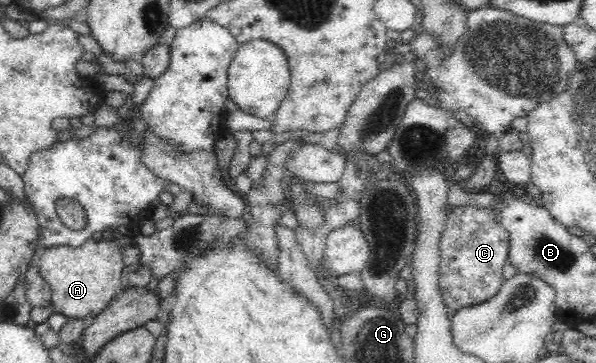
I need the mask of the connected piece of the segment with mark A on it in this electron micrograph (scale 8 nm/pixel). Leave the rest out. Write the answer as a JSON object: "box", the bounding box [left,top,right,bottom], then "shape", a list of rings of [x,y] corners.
{"box":[39,238,123,322],"shape":[[[91,238],[77,248],[69,246],[45,247],[39,252],[39,275],[52,290],[52,310],[68,318],[87,322],[96,317],[116,297],[121,289],[123,258],[115,241],[96,241]]]}

